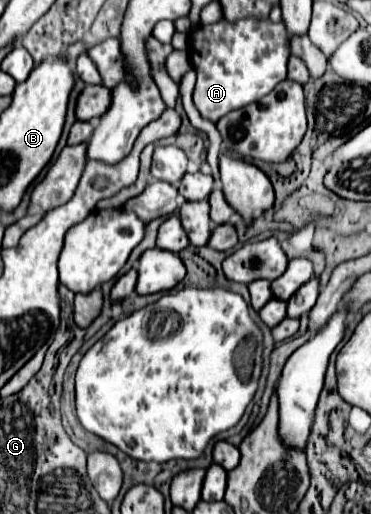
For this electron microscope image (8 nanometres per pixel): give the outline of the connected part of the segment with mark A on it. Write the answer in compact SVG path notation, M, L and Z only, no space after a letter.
M244 18L234 24L220 20L218 24L198 26L188 40L190 62L198 74L194 88L194 106L200 116L218 122L232 110L244 104L258 102L278 82L286 78L286 64L290 56L288 32L284 24L272 24L266 20Z

